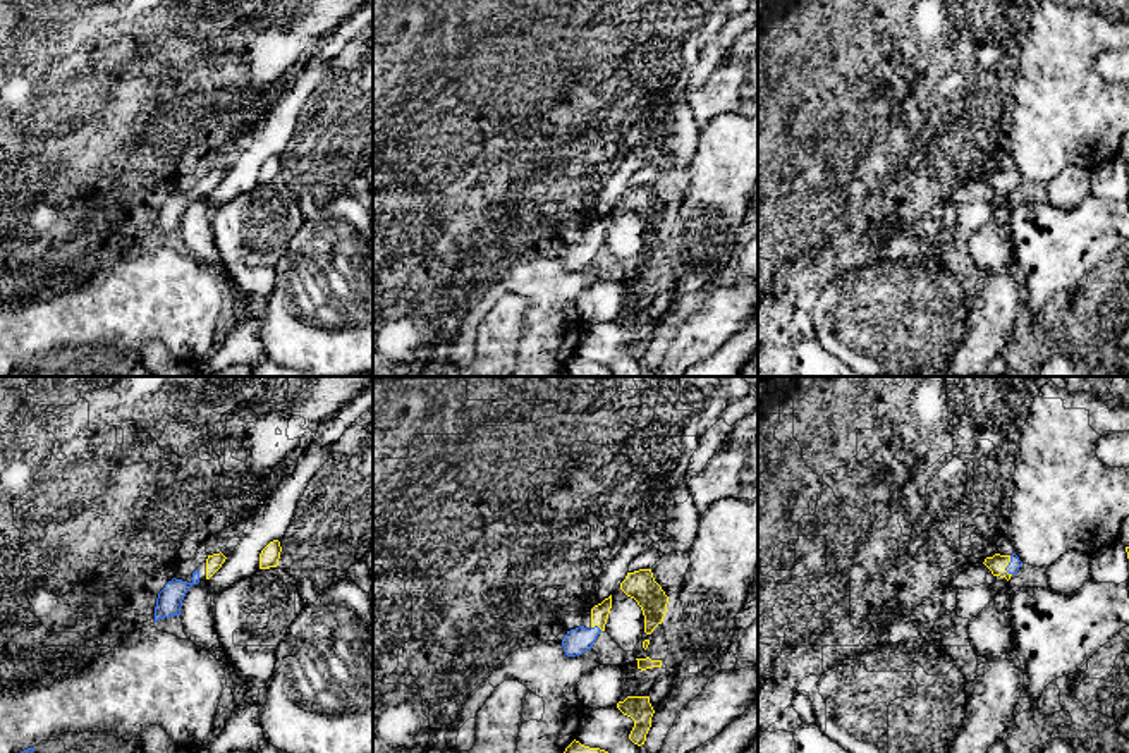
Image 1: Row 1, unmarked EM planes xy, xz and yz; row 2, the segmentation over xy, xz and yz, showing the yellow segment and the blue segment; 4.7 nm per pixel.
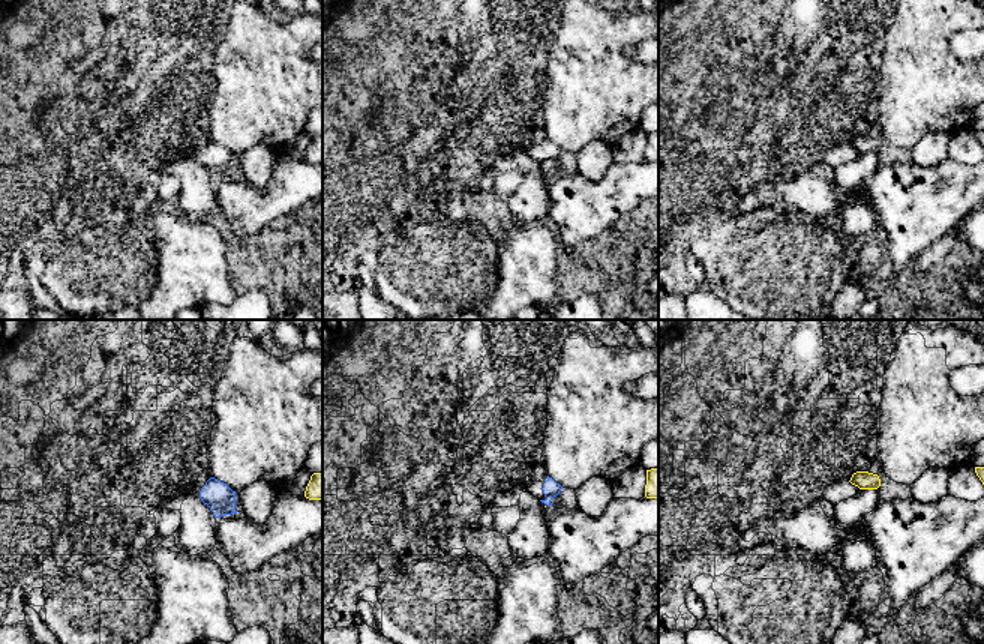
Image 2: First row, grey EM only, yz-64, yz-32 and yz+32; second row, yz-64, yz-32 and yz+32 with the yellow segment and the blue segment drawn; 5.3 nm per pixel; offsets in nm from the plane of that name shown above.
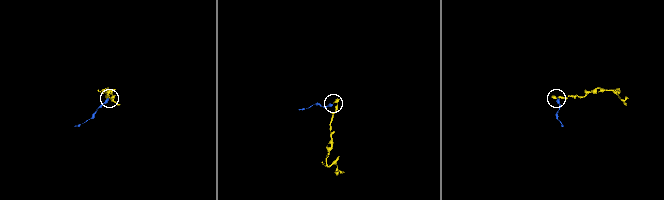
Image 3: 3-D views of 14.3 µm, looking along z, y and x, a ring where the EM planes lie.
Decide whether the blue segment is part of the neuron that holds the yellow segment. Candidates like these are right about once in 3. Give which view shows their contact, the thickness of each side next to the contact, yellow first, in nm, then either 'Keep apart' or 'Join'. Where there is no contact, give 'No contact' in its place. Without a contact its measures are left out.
Touches yellow in yz. Thickness 90 nm (yellow) against 60 nm. Join

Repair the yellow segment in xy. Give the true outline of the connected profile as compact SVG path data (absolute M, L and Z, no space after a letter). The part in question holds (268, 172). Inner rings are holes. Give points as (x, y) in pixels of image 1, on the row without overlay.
M278 155L270 156L259 168L259 184L277 182L280 167L282 167L280 156Z

